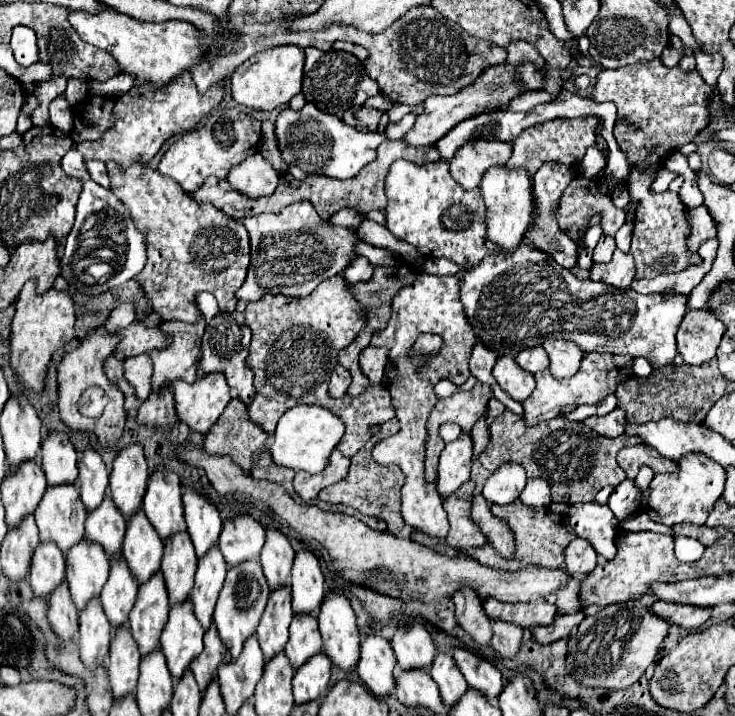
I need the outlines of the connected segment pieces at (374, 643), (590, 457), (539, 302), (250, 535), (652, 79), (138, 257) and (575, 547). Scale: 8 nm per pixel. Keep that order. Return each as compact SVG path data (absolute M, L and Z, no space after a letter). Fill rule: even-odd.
M365 637L361 643L361 659L357 663L357 673L369 691L379 697L391 697L395 691L395 653L387 639Z
M503 411L489 425L491 429L491 445L487 447L478 459L489 471L499 469L499 465L507 461L519 463L529 479L547 479L551 483L551 501L557 503L581 503L593 501L595 493L607 485L617 487L625 473L617 465L617 451L627 445L637 445L635 437L619 435L615 439L599 437L591 433L591 429L583 427L577 421L565 421L555 417L551 421L543 421L539 425L527 425L511 411Z
M521 243L511 255L489 255L475 269L463 275L461 303L465 307L467 321L471 323L477 339L491 351L499 355L517 355L523 349L533 349L543 345L545 339L565 339L573 341L581 351L599 351L615 355L645 357L653 369L673 363L677 353L675 333L679 321L687 311L687 295L641 295L633 289L615 289L605 283L595 283L591 279L577 279L571 271L563 269L543 251Z
M241 515L227 519L219 537L219 549L227 567L237 567L245 561L259 559L261 547L265 543L265 529L251 517Z
M661 59L639 61L635 65L601 71L593 93L597 103L613 101L617 105L619 121L613 135L619 147L627 153L629 163L641 169L661 163L665 157L659 157L659 151L669 151L693 141L695 133L699 133L709 123L707 95L711 95L711 91L707 83L697 71L683 73L677 67L669 69L661 63ZM625 123L633 123L641 133L635 133Z
M71 149L63 157L63 169L81 179L81 197L77 203L77 217L71 233L65 239L63 257L61 257L61 277L67 279L83 295L101 295L113 287L119 287L133 279L145 265L143 235L135 229L123 203L105 187L95 183L85 167L83 157Z
M575 537L567 549L565 549L565 569L571 577L585 577L589 575L597 565L597 553L595 549L585 541Z

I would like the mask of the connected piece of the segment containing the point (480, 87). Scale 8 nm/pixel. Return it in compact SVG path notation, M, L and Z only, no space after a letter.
M515 41L507 47L507 59L501 65L493 65L487 67L487 79L477 79L473 85L467 85L465 89L461 89L457 95L433 95L425 99L425 109L423 113L417 117L413 129L409 133L405 133L403 141L411 147L421 147L421 145L435 145L435 141L439 141L439 137L443 137L445 133L449 133L457 123L461 123L463 119L481 115L481 113L493 113L493 111L507 111L509 103L523 95L523 81L515 79L517 69L525 63L531 61L535 65L535 69L539 73L545 73L545 61L539 59L539 53L535 53L533 45L527 45L525 41Z

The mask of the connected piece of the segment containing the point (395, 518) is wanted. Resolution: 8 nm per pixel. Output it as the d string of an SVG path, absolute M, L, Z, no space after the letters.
M396 417L381 424L381 431L367 441L363 449L359 449L351 457L349 475L343 481L339 481L337 485L331 485L331 487L325 487L325 489L319 491L319 499L321 501L349 505L349 507L353 507L353 509L357 509L357 511L361 511L365 515L381 515L387 521L387 531L391 535L399 535L401 529L405 527L405 522L401 515L401 488L405 483L405 475L395 467L383 467L383 465L371 461L371 447L377 441L397 433L399 428L400 424Z

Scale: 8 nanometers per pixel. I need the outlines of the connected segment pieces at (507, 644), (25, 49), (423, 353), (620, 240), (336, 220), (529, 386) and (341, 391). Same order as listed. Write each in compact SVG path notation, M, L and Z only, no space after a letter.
M495 621L491 647L499 653L501 659L513 659L521 649L521 637L523 637L523 629L519 629L517 625Z
M15 27L11 35L11 49L15 53L15 61L23 67L33 65L39 61L39 49L37 49L37 39L35 31L29 27Z
M431 333L419 335L415 345L411 347L409 355L411 357L431 357L433 353L437 353L441 349L441 345L443 345L443 341L439 335L431 335Z
M625 223L625 225L617 231L617 235L615 235L617 249L623 251L623 253L629 253L629 249L631 249L631 229L633 229L633 225L631 225L631 223Z
M343 209L343 211L339 211L335 217L331 217L331 225L355 229L355 227L359 225L359 221L363 221L363 217L365 217L365 215L359 215L359 213L351 213L349 209Z
M499 357L493 367L493 375L497 383L501 385L501 389L519 403L523 403L535 389L533 375L523 373L523 369L515 365L513 357Z
M337 365L330 376L328 385L329 397L333 397L333 399L343 397L351 381L350 373L343 366Z

